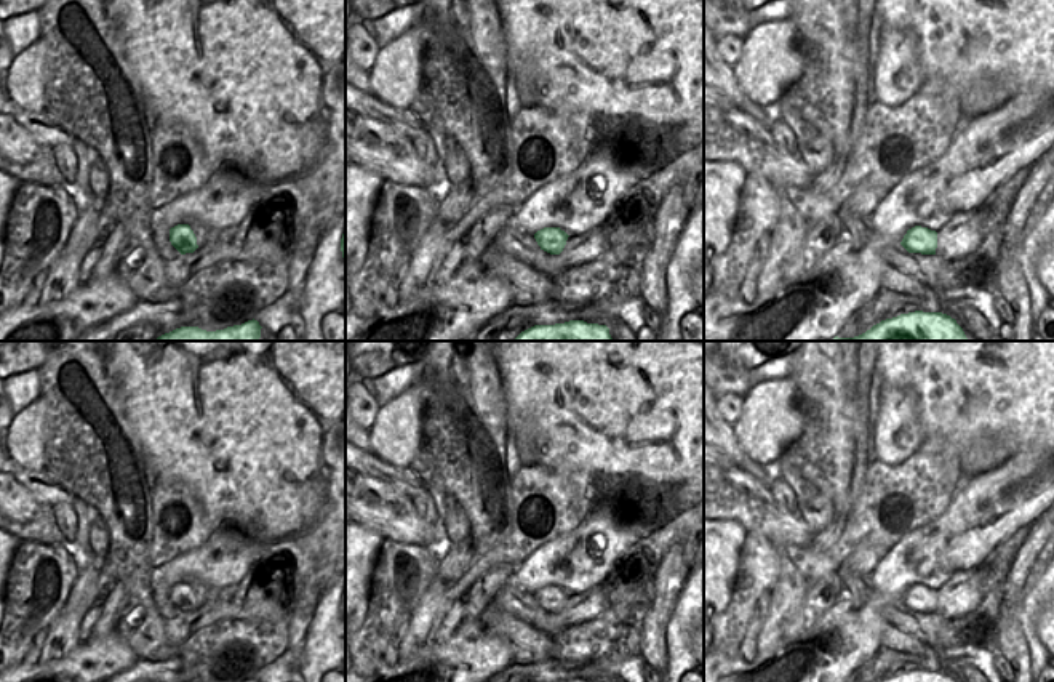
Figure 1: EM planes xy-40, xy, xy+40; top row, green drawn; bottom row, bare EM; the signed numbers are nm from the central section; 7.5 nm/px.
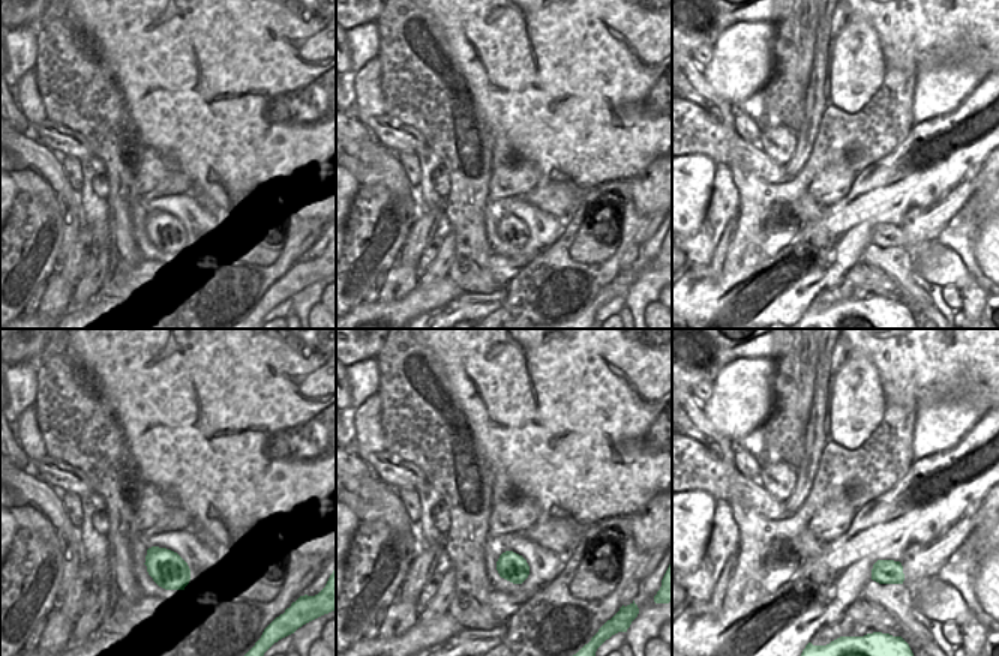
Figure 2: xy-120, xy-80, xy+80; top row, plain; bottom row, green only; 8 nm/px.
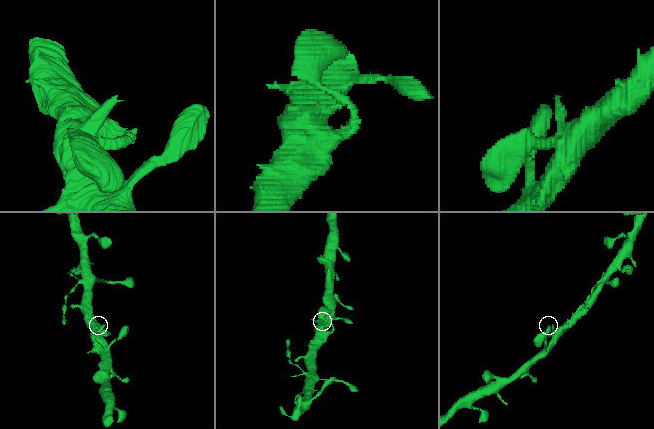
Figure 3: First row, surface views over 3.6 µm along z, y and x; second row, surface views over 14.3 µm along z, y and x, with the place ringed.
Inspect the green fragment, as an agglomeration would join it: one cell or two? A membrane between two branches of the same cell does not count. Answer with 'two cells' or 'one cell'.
one cell

